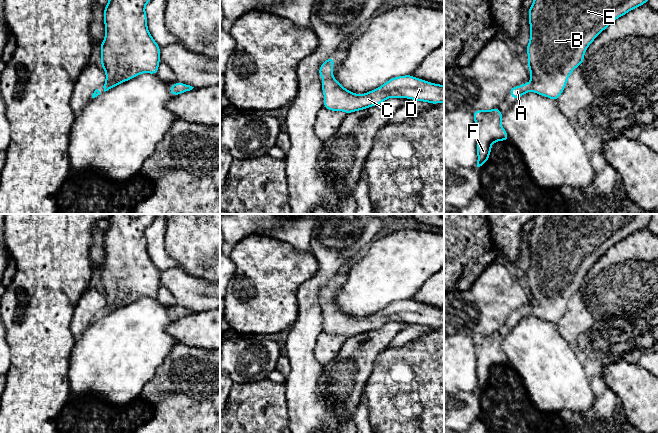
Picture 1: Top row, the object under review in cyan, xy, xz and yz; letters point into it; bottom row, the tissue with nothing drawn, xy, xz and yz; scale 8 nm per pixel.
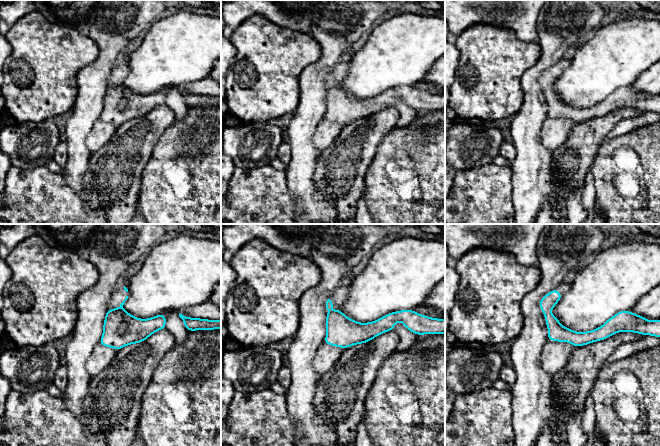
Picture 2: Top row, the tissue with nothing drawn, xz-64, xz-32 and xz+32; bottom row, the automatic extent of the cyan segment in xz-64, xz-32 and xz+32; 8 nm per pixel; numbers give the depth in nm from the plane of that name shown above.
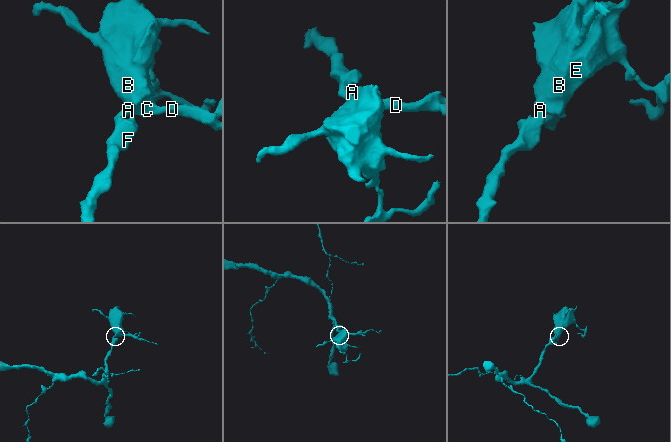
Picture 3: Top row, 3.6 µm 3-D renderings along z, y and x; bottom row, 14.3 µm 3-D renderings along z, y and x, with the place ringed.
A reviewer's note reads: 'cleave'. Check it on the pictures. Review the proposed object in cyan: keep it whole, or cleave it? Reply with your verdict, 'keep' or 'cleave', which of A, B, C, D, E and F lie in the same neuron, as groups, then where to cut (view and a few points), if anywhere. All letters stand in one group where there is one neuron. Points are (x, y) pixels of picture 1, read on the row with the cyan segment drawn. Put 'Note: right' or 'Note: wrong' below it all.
keep | A B C D E F | no cut
Note: wrong

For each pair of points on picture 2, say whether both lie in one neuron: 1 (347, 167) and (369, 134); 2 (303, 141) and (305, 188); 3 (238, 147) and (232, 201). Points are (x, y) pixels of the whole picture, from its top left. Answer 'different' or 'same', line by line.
1: same
2: same
3: different

